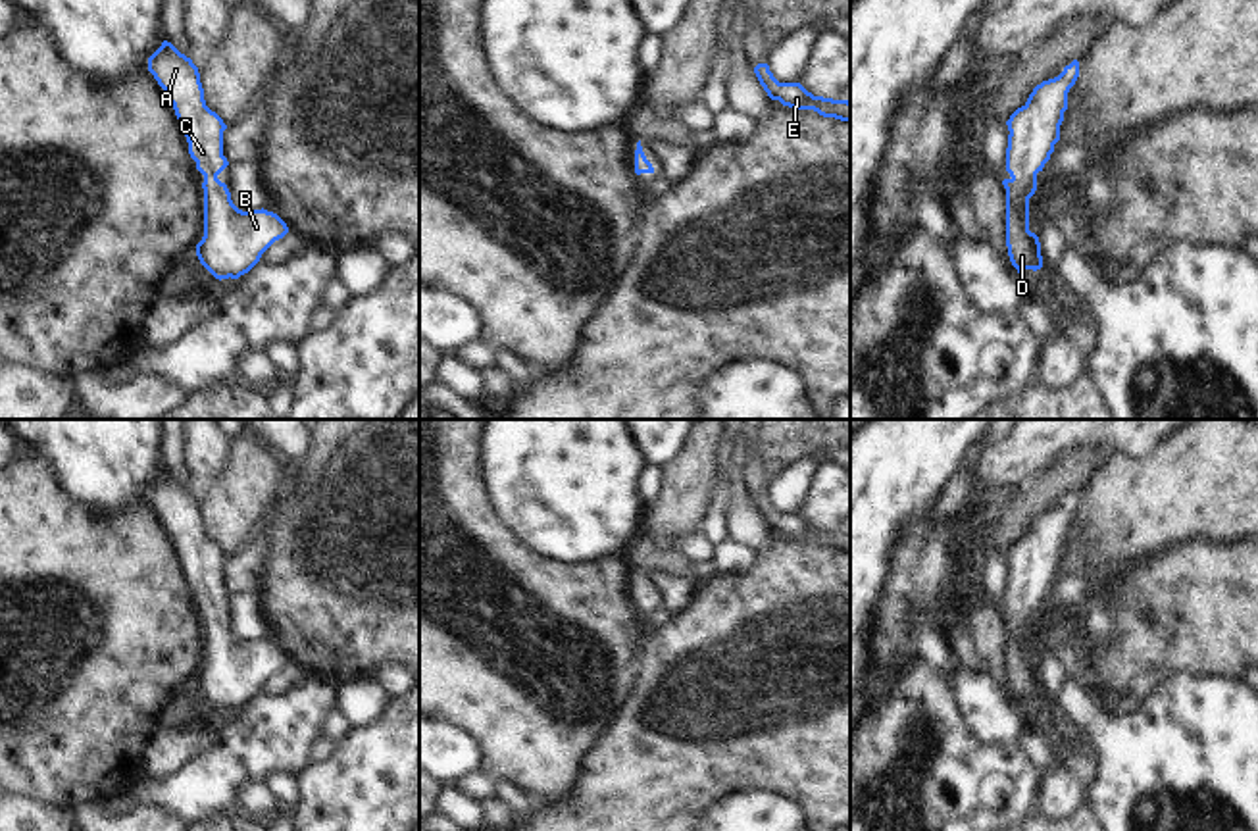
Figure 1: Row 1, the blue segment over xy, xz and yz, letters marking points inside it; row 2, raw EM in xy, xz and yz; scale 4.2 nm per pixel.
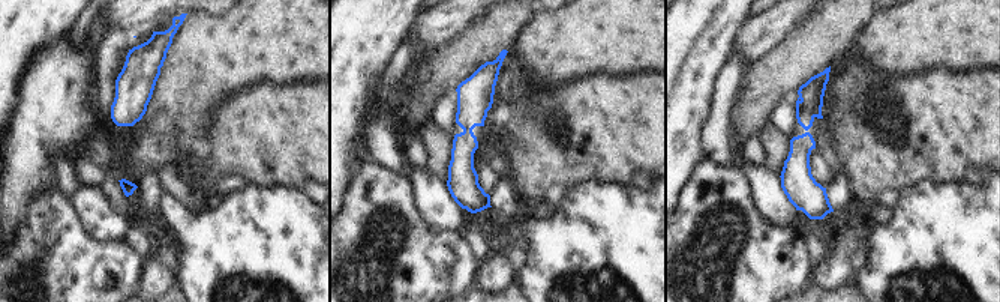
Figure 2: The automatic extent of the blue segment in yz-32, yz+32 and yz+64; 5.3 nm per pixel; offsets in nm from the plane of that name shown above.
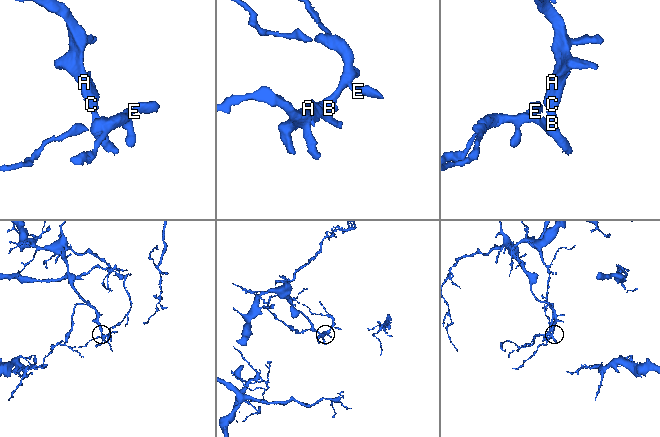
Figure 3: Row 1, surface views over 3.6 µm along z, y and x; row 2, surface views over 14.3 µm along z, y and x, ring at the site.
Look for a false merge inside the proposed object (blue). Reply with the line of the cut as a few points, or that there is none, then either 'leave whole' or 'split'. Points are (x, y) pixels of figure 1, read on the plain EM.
no cut | leave whole

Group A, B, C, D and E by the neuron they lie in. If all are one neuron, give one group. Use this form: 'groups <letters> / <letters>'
groups A B C D E

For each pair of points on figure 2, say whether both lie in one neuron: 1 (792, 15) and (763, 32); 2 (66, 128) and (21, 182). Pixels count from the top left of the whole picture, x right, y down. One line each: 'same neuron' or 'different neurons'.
1: same neuron
2: same neuron

